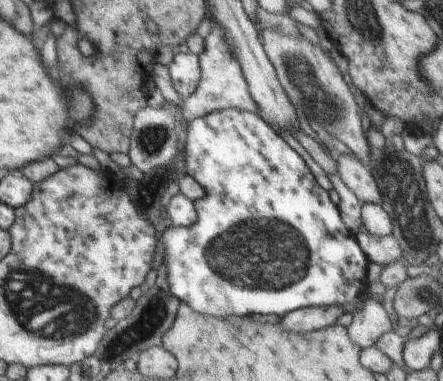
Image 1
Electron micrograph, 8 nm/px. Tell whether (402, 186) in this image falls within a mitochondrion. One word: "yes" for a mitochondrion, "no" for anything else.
yes

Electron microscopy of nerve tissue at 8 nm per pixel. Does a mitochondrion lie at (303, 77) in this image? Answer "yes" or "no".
yes

